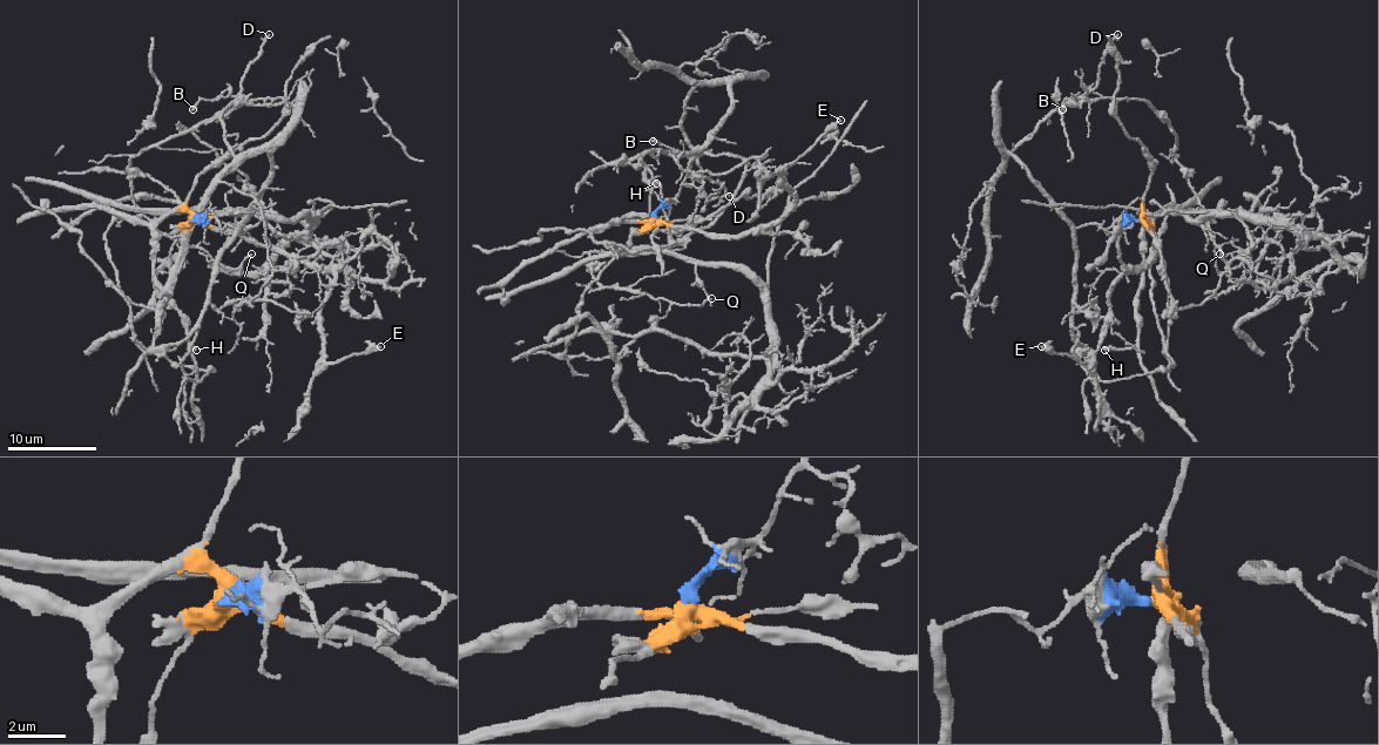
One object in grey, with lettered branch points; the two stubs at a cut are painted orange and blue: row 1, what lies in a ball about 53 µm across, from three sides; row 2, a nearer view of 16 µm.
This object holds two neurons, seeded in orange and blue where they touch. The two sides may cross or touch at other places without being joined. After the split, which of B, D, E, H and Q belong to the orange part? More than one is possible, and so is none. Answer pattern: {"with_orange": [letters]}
{"with_orange": ["E", "H"]}

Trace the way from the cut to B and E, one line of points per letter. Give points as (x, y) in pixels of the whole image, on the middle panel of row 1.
B: (654, 218), (730, 108), (730, 88), (696, 85), (689, 95), (681, 129), (694, 157), (651, 142)
E: (654, 218), (718, 236), (741, 236), (763, 229), (781, 216), (795, 197), (781, 187), (781, 174), (842, 120)

